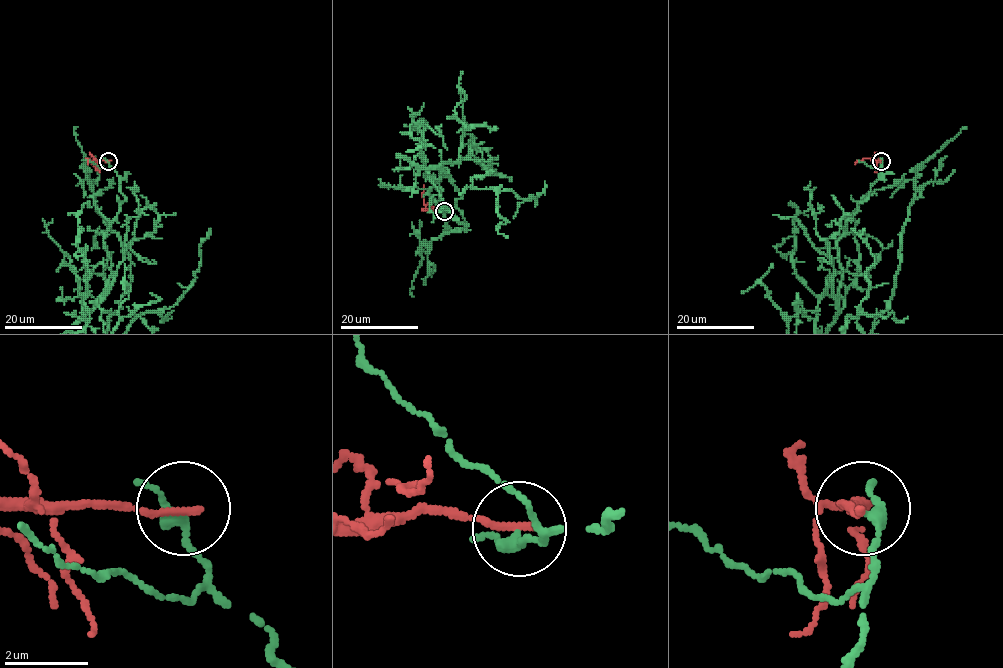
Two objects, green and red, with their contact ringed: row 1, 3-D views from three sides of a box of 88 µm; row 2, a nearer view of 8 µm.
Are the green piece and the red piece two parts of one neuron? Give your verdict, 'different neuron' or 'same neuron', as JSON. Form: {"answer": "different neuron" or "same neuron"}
{"answer": "different neuron"}

